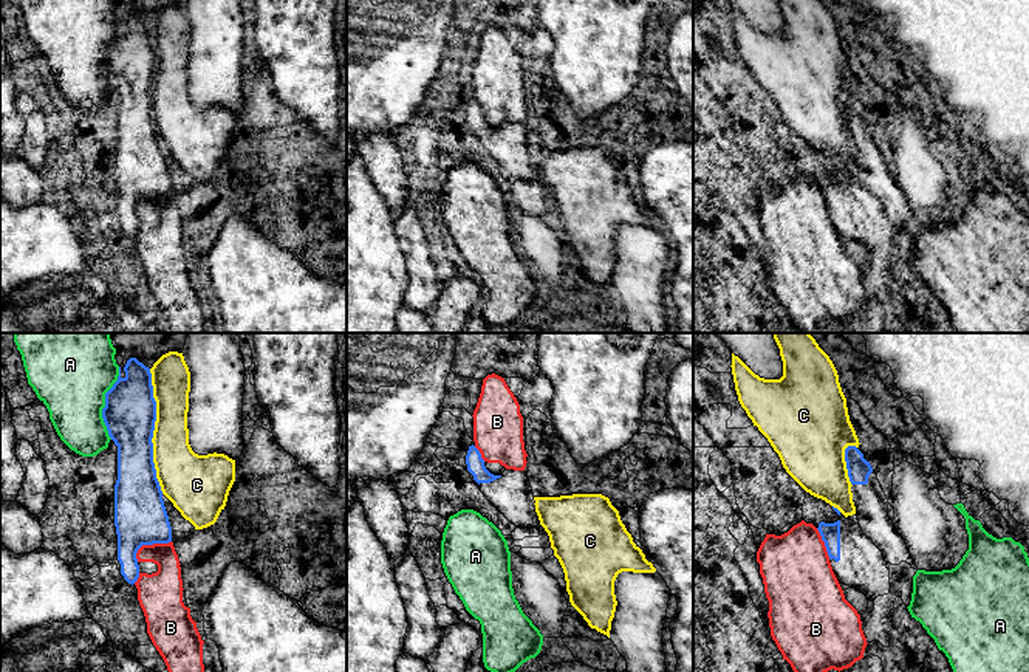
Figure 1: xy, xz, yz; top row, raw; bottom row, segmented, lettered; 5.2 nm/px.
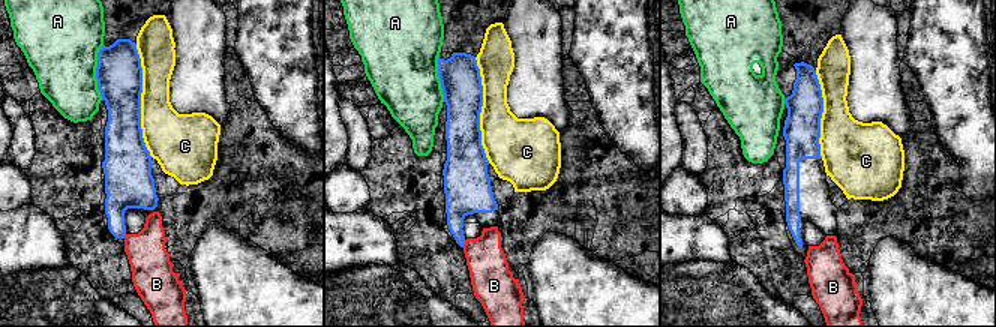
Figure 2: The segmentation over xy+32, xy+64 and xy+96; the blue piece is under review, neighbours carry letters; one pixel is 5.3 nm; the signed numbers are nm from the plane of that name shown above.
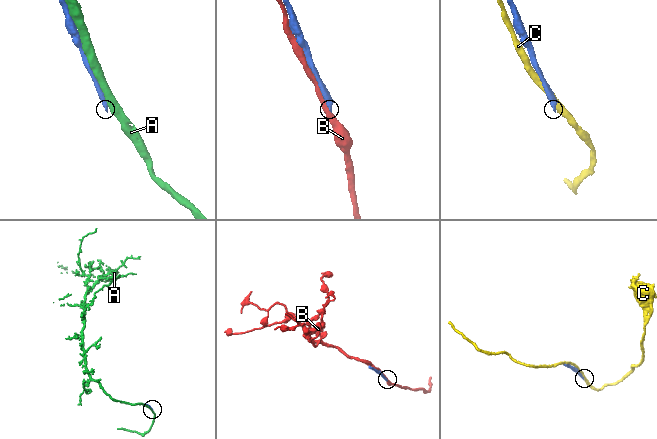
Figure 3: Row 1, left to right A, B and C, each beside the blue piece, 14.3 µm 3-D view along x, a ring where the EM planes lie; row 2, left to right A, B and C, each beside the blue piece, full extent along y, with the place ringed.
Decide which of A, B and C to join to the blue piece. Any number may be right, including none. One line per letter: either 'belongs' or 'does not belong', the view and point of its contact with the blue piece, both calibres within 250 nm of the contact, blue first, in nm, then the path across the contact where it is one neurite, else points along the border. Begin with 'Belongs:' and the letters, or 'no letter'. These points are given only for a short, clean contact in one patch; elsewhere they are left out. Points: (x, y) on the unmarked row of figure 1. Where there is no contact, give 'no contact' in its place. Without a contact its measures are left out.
Belongs: no letter
A: does not belong | xy (105, 56) | 280/360 nm
B: does not belong | xy (149, 197) | 280/200 nm
C: does not belong | xy (153, 82) | 280/240 nm

